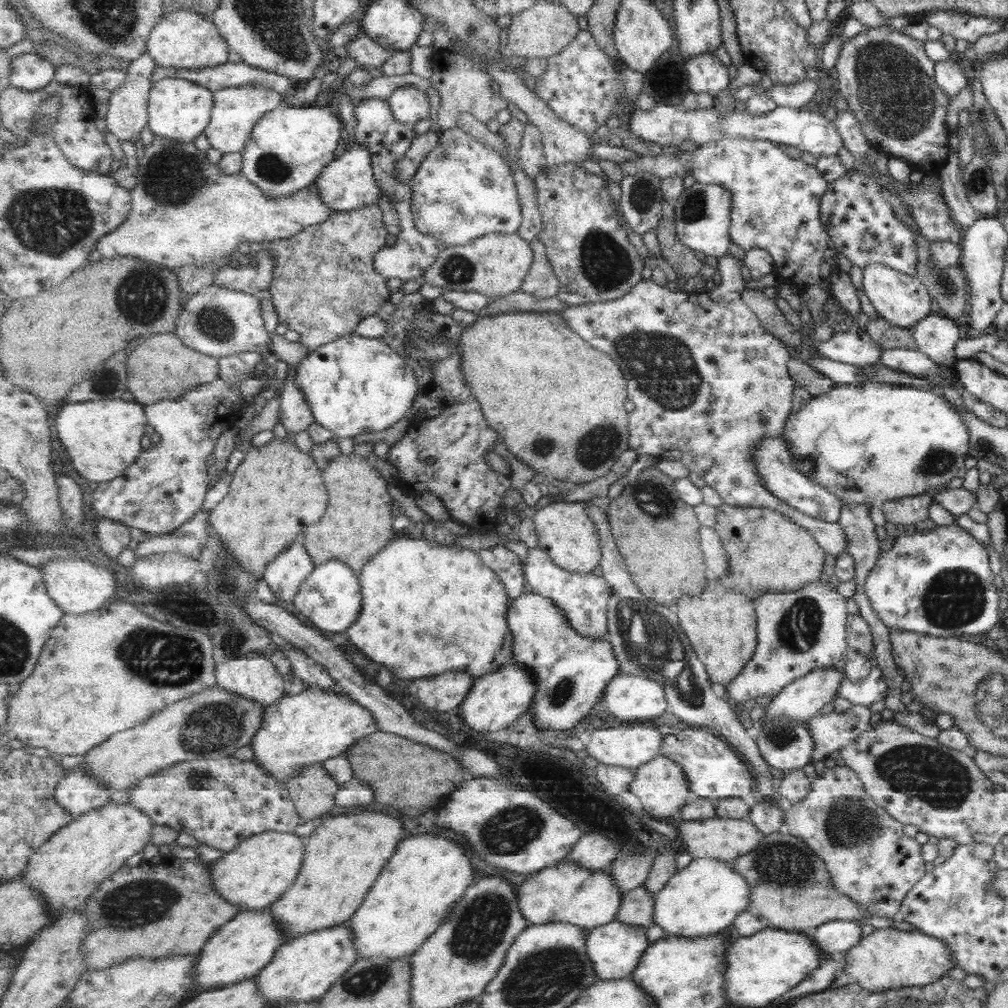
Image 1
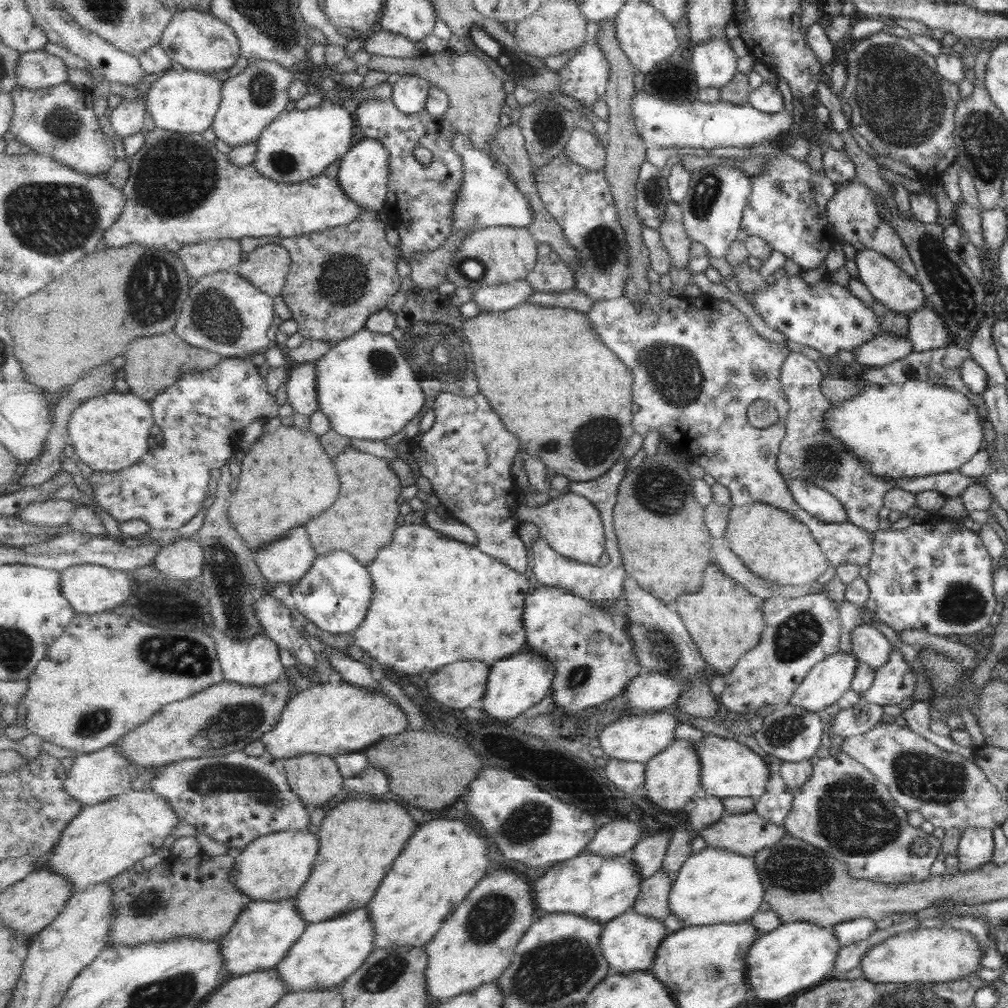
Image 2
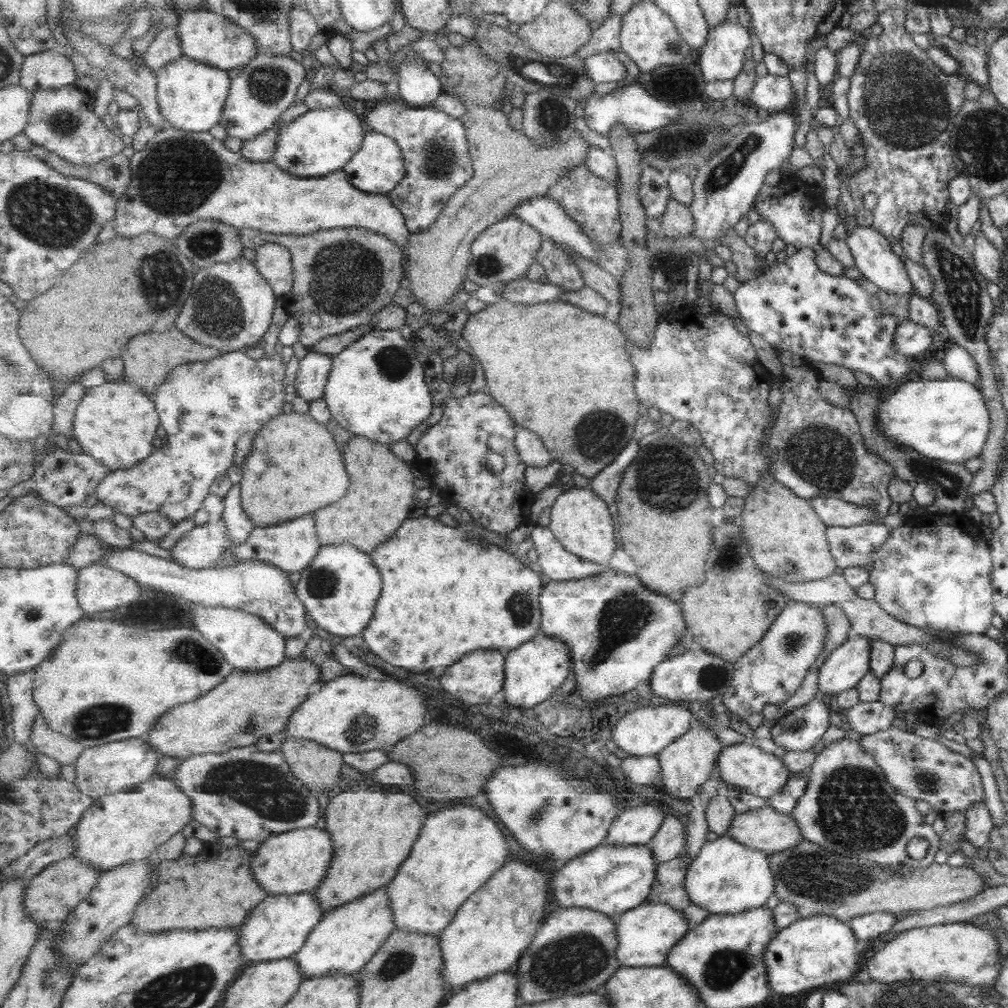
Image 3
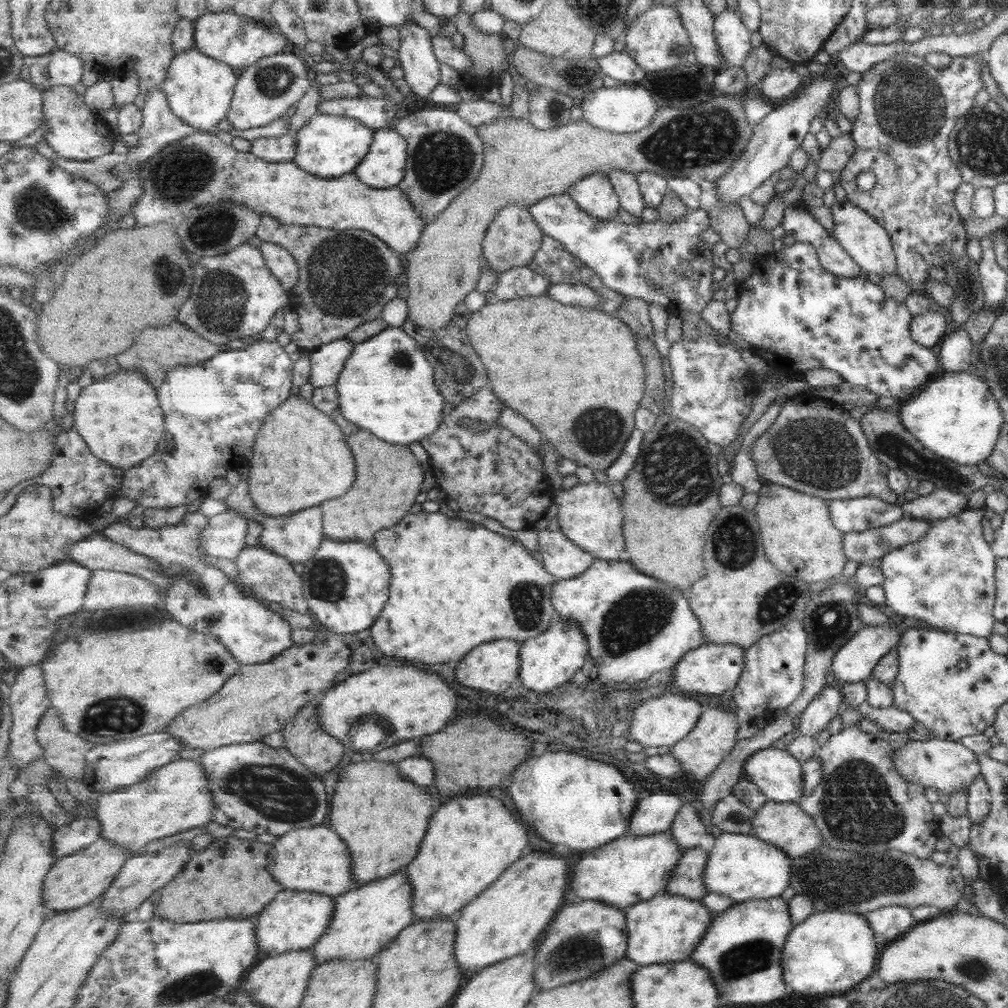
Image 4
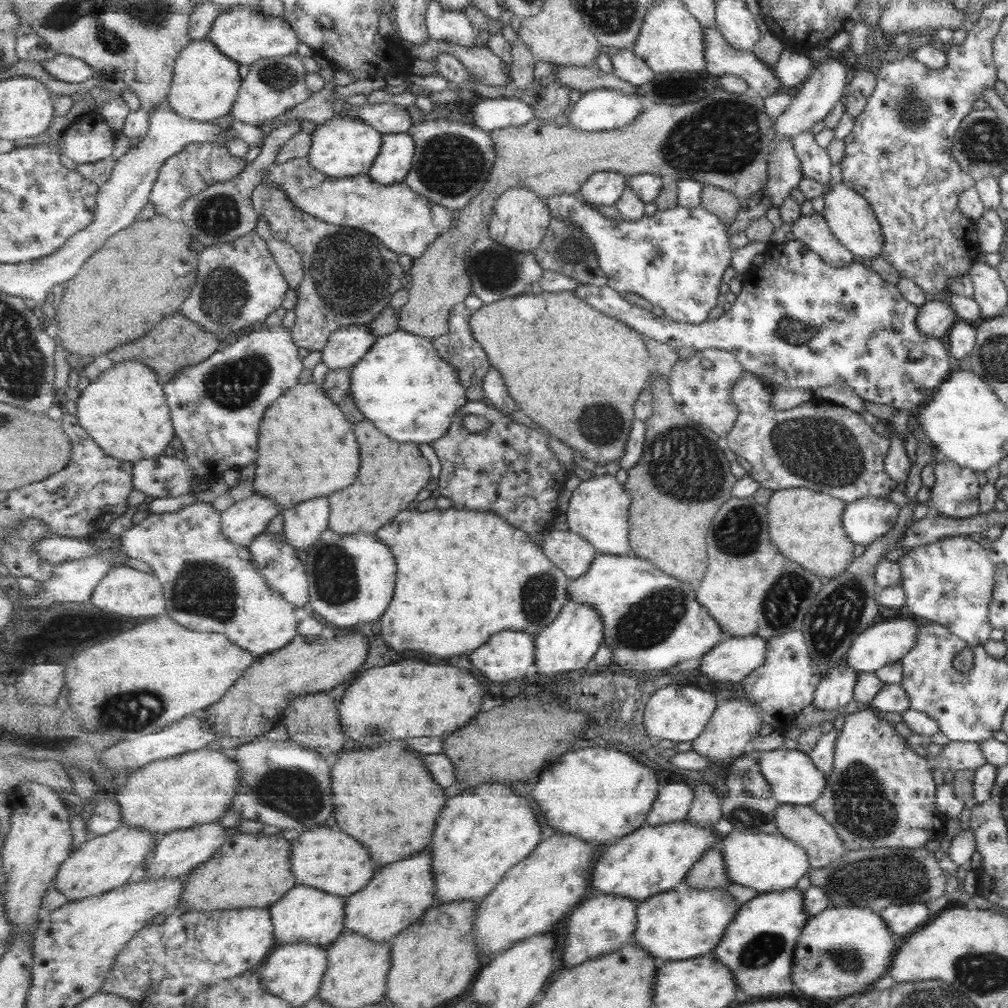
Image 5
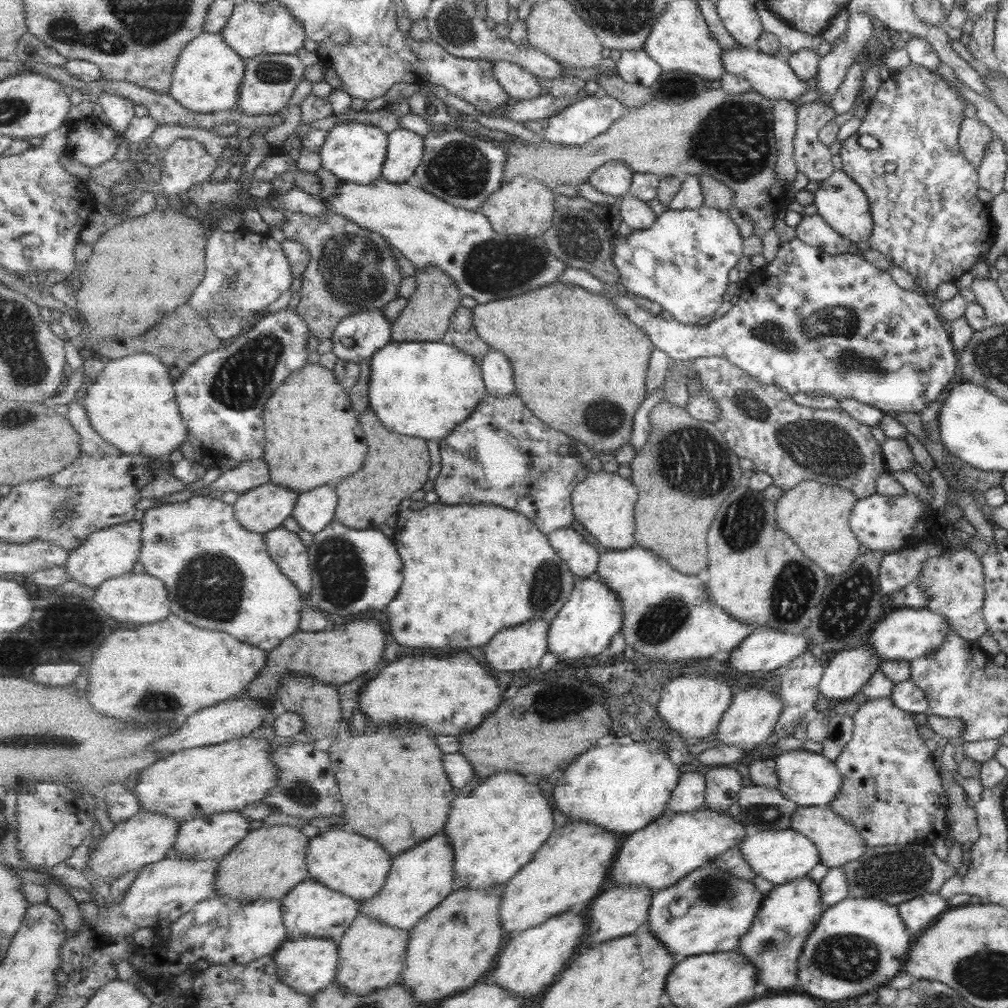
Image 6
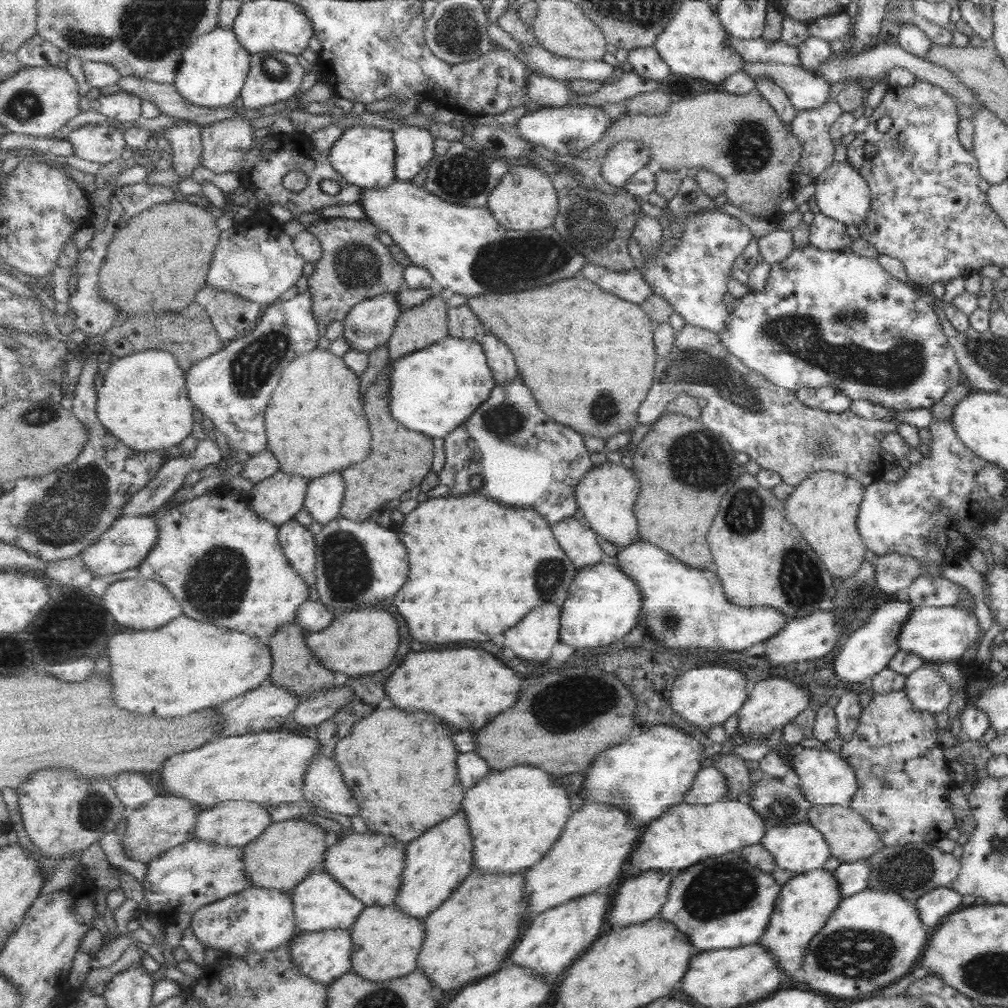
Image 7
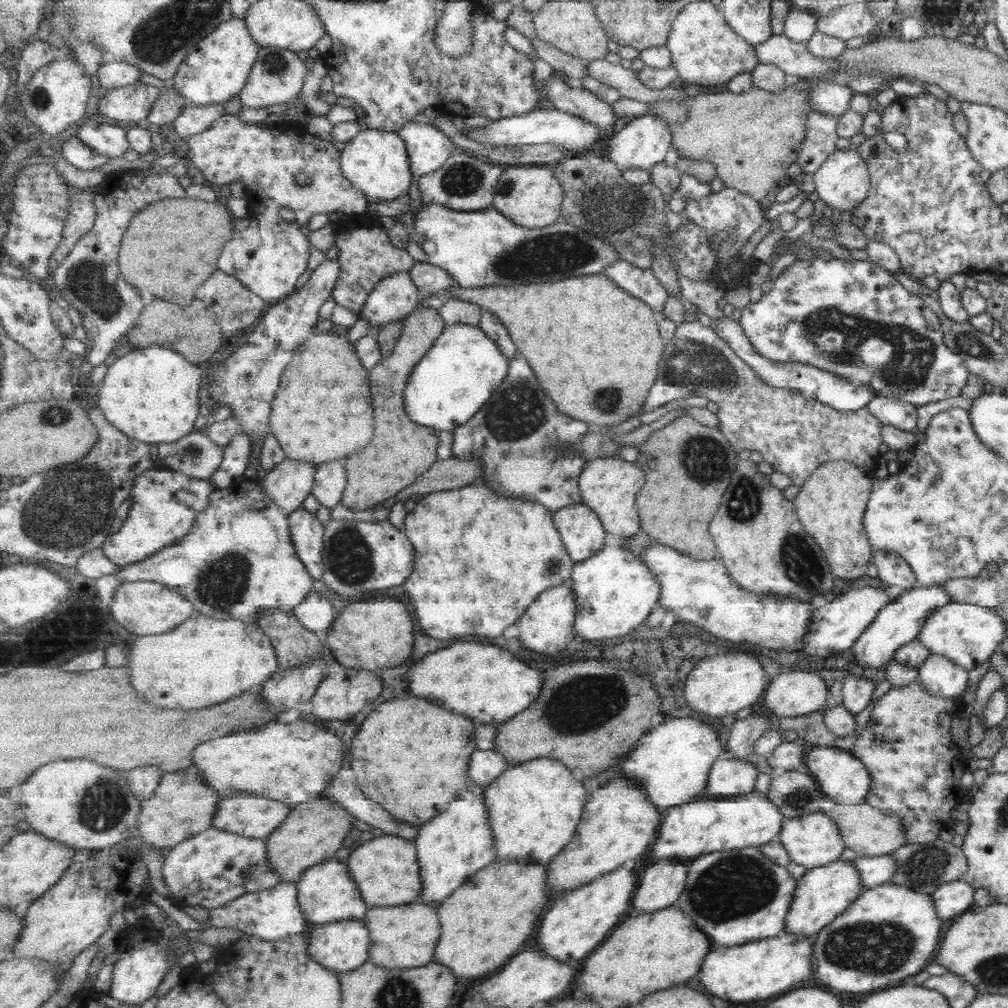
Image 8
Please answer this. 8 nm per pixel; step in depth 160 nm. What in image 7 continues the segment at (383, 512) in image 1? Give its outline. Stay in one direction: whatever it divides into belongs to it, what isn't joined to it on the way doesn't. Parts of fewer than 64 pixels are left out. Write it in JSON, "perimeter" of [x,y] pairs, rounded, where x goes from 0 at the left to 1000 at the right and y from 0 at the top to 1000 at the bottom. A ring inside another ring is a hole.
{"perimeter":[[[384,365],[380,371],[372,373],[372,381],[361,390],[361,406],[370,425],[370,444],[364,456],[340,468],[340,474],[344,478],[344,490],[337,513],[356,518],[364,517],[368,514],[370,506],[381,506],[380,502],[384,498],[398,494],[404,486],[416,482],[418,476],[422,476],[422,472],[429,468],[430,434],[420,430],[414,431],[413,427],[412,429],[406,427],[406,424],[400,423],[389,412],[386,405],[390,381],[388,375],[390,375],[390,365]]]}

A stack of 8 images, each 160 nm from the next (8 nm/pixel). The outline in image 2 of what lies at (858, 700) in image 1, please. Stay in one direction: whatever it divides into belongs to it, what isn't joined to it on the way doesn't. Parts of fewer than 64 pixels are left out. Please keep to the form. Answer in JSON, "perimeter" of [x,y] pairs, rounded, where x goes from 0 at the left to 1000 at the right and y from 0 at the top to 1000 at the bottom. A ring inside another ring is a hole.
{"perimeter":[[[888,642],[883,645],[878,659],[867,665],[866,671],[862,683],[851,689],[874,700],[892,698],[897,692],[902,692],[910,675],[910,669],[896,656]]]}

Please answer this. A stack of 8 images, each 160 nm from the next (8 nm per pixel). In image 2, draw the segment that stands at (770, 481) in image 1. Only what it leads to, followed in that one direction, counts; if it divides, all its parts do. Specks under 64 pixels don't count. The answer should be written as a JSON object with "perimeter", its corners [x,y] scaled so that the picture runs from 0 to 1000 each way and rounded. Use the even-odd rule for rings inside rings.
{"perimeter":[[[793,475],[779,477],[791,502],[803,512],[820,519],[840,518],[837,503],[819,486]]]}

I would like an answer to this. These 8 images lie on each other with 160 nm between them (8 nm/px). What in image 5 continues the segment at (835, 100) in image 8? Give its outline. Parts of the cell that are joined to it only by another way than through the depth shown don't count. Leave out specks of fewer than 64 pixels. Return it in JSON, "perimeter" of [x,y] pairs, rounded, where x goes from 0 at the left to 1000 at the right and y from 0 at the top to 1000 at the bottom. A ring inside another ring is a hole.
{"perimeter":[[[709,28],[699,29],[701,35],[701,73],[699,75],[719,75],[728,73],[736,77],[744,91],[758,97],[778,89],[777,85],[768,75],[767,67],[756,63],[746,55],[745,51],[729,50],[723,42]]]}

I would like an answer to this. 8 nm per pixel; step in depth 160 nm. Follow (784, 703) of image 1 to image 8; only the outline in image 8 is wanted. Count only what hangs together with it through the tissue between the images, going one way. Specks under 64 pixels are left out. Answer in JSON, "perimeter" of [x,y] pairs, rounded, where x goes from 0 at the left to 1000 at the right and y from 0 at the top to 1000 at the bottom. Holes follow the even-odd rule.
{"perimeter":[[[943,597],[925,605],[911,625],[910,634],[924,649],[937,651],[945,659],[961,666],[991,645],[992,638],[999,629],[997,619],[999,616],[981,603]]]}

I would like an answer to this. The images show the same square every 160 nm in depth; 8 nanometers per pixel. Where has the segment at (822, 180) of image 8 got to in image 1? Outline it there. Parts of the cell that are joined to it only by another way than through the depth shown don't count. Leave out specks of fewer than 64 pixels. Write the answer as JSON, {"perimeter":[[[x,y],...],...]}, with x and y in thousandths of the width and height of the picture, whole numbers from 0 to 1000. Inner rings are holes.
{"perimeter":[[[874,262],[858,264],[855,267],[855,273],[854,282],[858,294],[868,306],[870,313],[882,321],[903,326],[910,318],[926,309],[919,286],[914,283],[908,273],[895,272]]]}

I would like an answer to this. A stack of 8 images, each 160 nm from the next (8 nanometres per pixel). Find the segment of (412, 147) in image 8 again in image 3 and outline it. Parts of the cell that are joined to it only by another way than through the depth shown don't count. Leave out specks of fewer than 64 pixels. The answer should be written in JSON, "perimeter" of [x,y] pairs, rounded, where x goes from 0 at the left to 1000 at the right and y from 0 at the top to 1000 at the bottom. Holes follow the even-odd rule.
{"perimeter":[[[368,130],[361,135],[361,143],[353,155],[341,165],[341,170],[348,178],[350,185],[368,192],[384,193],[394,187],[401,179],[403,163],[400,149],[392,137],[374,130]]]}

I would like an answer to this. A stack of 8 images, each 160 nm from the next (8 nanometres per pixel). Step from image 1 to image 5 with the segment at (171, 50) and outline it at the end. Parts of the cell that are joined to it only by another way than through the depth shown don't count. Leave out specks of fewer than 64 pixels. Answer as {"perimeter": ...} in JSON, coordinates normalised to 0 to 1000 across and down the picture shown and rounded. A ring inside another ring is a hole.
{"perimeter":[[[240,5],[237,8],[222,9],[211,25],[206,40],[215,44],[215,48],[233,59],[238,63],[246,65],[253,63],[260,58],[277,58],[285,55],[294,55],[299,43],[295,31],[282,17],[262,14],[259,10]]]}

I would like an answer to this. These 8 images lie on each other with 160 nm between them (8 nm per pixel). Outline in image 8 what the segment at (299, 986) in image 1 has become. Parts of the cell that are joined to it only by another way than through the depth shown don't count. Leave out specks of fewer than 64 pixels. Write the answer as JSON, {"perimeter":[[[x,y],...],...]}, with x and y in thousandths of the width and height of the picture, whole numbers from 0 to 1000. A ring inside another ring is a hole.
{"perimeter":[[[465,776],[464,783],[444,803],[426,815],[418,818],[413,829],[413,840],[417,849],[417,867],[420,868],[421,885],[416,895],[437,900],[457,878],[460,878],[474,863],[493,854],[492,830],[485,813],[481,782]]]}

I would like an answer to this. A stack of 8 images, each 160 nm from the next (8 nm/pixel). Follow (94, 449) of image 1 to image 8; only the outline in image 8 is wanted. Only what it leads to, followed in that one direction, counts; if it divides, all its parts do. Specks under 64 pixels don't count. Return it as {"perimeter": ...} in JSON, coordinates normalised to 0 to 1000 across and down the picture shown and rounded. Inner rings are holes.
{"perimeter":[[[152,342],[150,345],[125,348],[124,351],[118,353],[113,360],[107,364],[106,368],[107,370],[101,379],[102,382],[96,386],[95,400],[99,403],[103,412],[108,416],[108,419],[111,419],[112,423],[115,423],[118,427],[122,427],[124,431],[128,432],[128,435],[135,435],[140,438],[151,441],[160,441],[163,439],[179,438],[180,435],[193,428],[193,417],[195,417],[195,413],[197,413],[197,387],[199,387],[201,374],[204,372],[203,364],[188,359],[183,352],[178,351],[174,347],[170,347],[167,344]]]}

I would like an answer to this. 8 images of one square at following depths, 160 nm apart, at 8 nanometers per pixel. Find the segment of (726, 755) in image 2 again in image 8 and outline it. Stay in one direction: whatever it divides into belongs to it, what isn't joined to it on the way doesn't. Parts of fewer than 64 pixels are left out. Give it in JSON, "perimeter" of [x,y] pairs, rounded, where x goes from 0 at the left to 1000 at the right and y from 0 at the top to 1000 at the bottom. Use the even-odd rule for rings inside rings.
{"perimeter":[[[812,741],[803,744],[798,750],[801,767],[813,780],[813,784],[829,798],[855,798],[864,782],[864,770],[852,754],[846,752],[841,745],[824,741]]]}

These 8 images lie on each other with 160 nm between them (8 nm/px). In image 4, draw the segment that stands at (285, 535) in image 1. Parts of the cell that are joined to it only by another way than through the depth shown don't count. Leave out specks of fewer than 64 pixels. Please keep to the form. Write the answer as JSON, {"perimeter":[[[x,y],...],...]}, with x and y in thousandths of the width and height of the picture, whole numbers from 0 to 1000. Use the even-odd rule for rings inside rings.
{"perimeter":[[[296,392],[287,394],[264,415],[250,444],[253,452],[248,458],[247,490],[256,506],[269,513],[281,513],[344,490],[354,474],[353,453],[344,435],[333,416],[318,409],[310,398]]]}

